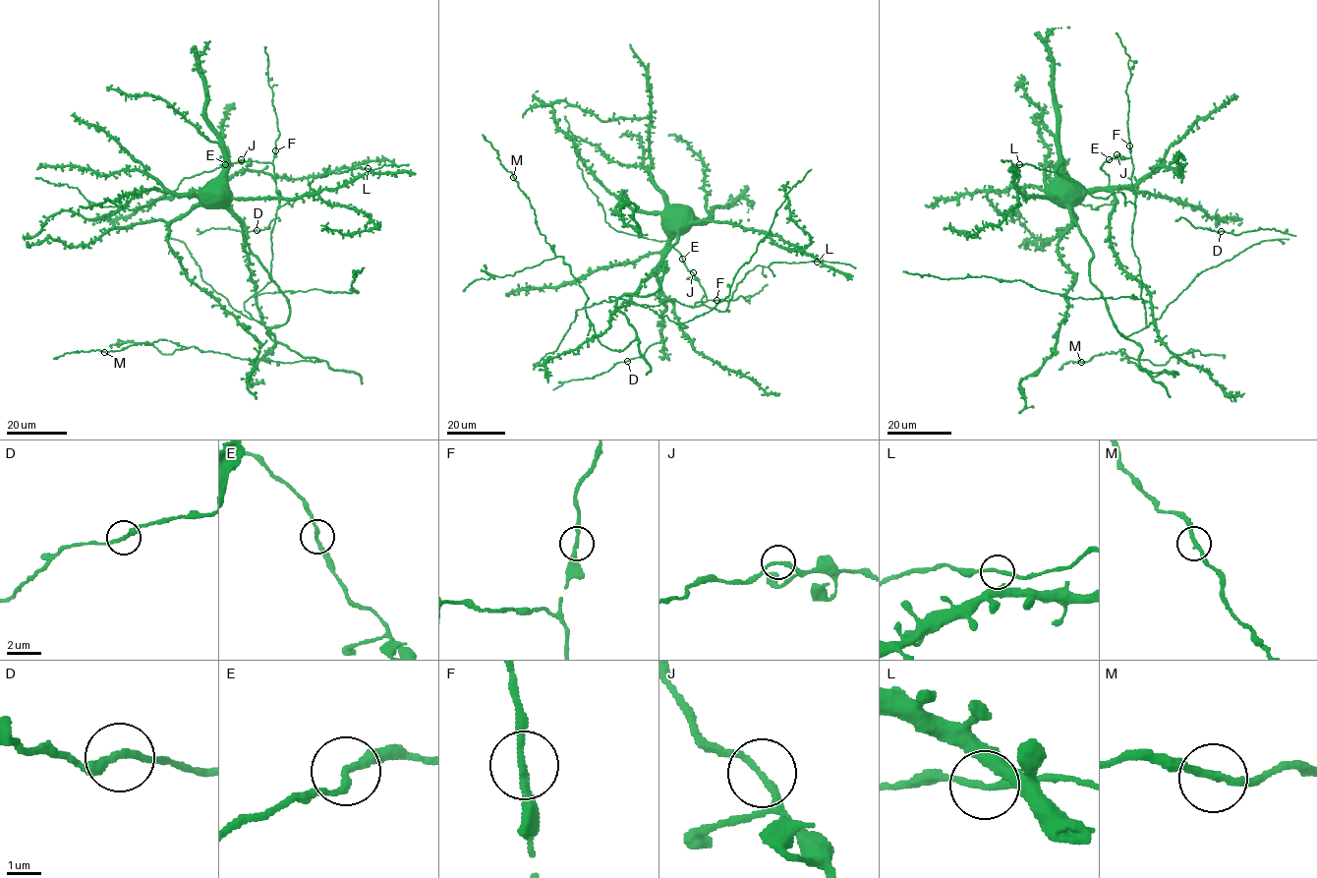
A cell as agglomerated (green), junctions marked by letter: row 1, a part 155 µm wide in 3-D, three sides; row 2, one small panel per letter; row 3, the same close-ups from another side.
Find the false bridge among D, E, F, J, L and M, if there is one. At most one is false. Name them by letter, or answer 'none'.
none

